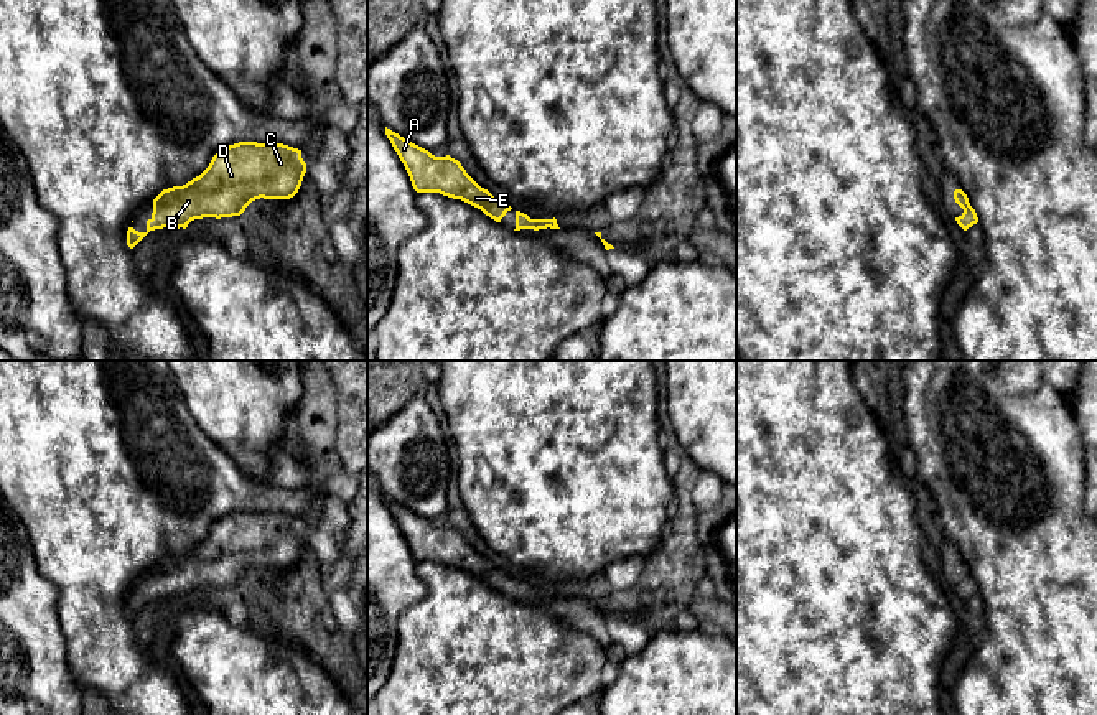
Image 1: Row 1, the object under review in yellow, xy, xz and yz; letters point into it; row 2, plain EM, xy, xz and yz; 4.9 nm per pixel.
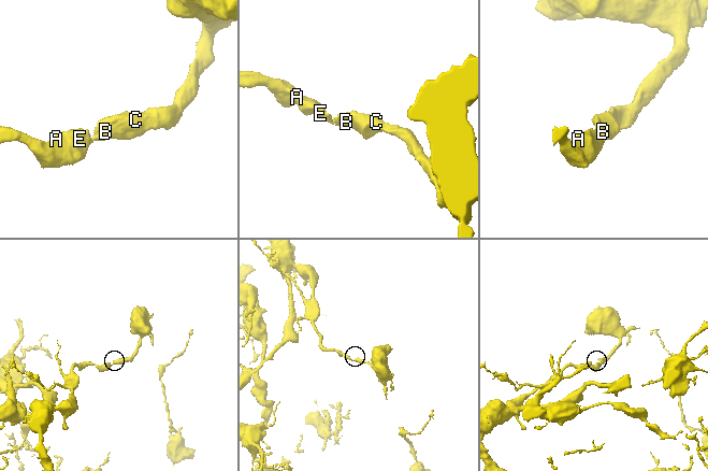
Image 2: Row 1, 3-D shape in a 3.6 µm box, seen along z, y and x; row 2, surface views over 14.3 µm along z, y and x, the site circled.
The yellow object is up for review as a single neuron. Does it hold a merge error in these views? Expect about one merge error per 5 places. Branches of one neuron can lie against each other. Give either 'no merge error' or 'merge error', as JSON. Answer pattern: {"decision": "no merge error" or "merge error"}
{"decision": "no merge error"}

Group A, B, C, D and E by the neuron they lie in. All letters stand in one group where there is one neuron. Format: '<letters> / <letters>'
A B C D E

